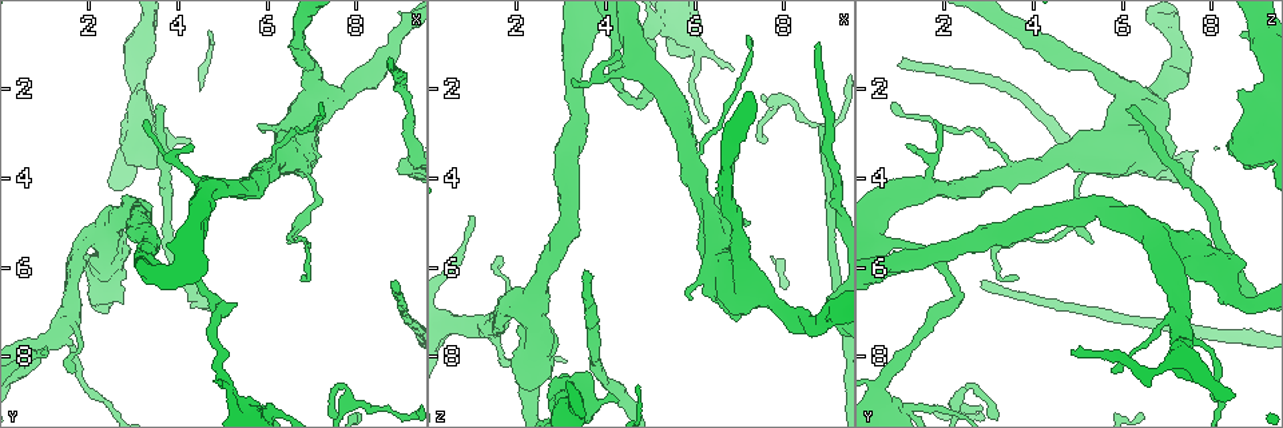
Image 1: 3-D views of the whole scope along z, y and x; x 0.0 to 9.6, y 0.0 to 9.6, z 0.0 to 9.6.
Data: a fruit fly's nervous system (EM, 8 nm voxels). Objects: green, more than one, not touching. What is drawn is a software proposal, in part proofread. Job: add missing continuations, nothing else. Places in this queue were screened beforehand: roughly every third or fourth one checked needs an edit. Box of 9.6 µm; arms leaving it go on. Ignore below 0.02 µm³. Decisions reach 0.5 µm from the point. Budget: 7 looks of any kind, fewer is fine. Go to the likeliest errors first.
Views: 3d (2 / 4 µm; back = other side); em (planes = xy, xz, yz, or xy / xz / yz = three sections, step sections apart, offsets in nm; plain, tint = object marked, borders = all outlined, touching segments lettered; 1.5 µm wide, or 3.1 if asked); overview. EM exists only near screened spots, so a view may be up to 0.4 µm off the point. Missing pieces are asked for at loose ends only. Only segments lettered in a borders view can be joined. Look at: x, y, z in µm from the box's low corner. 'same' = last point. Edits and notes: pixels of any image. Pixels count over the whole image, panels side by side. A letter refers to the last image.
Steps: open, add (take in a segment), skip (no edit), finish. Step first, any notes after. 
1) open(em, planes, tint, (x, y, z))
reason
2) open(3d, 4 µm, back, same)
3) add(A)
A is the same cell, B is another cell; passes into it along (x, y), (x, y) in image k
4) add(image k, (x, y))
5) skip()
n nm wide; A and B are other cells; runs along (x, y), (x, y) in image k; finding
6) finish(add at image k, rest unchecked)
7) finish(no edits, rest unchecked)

open(em, planes, borders, (8.80, 6.30, 2.85))
free end

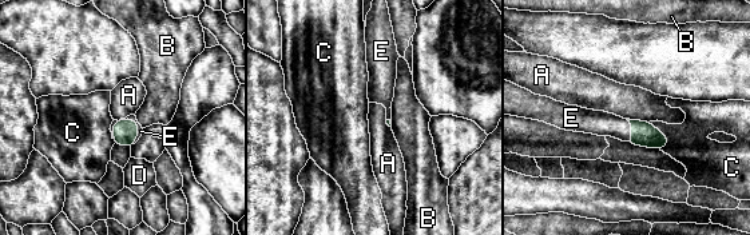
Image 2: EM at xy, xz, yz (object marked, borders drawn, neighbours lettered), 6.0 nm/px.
add(E)
E is the same cell, A, B, C and D are other cells; passes into it along (643, 134), (631, 130), (600, 123) in image 2; it goes on there

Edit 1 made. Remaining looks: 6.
open(em, yz, step 8, borders, (8.85, 1.50, 1.00))
long arm stops here

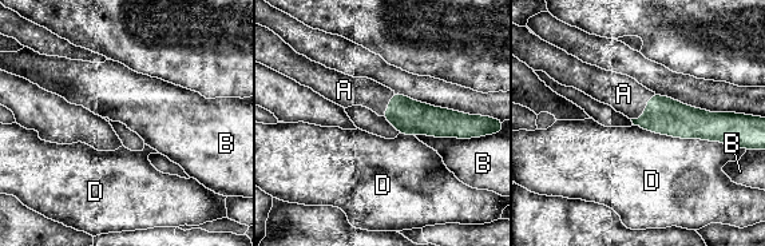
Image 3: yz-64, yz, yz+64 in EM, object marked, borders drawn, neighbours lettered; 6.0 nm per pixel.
open(em, planes, borders, same)
another direction

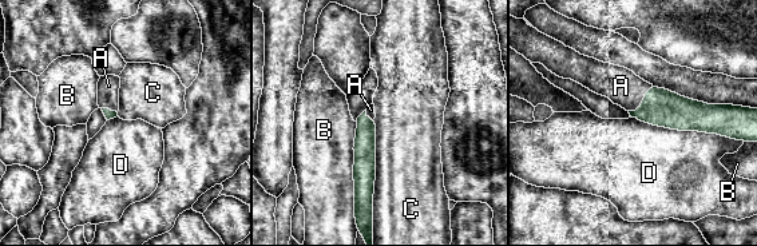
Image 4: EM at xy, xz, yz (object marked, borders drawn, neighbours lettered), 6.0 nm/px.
add(A)
D touches over 600 nm; A is the same cell, B, C and D are other cells; it goes on there

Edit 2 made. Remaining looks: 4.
open(3d, 2 µm, (3.50, 2.50, 6.10))
an open end

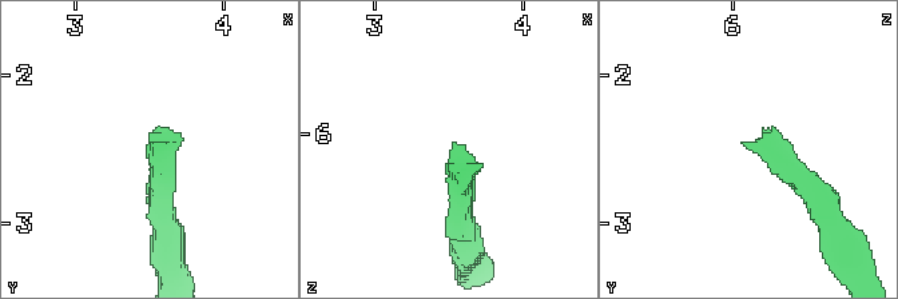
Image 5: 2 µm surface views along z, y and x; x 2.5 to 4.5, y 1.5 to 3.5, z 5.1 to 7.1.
open(em, planes, borders, (3.52, 2.48, 6.06))

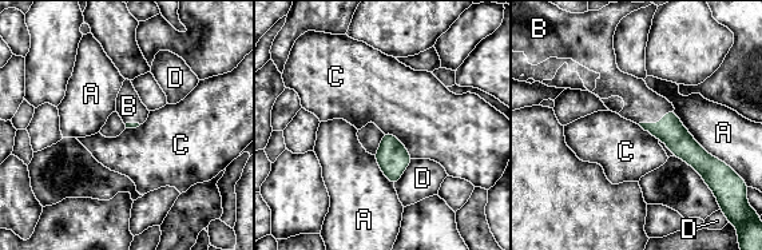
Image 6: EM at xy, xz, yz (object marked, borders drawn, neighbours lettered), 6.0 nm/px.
add(B)
B is the same cell, A, C and D are other cells; passes into it along (671, 131), (658, 123), (642, 104) in image 6; the neuron continues

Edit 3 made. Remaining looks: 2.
finish(add at image 2, add at image 4, add at image 6, rest unchecked)

